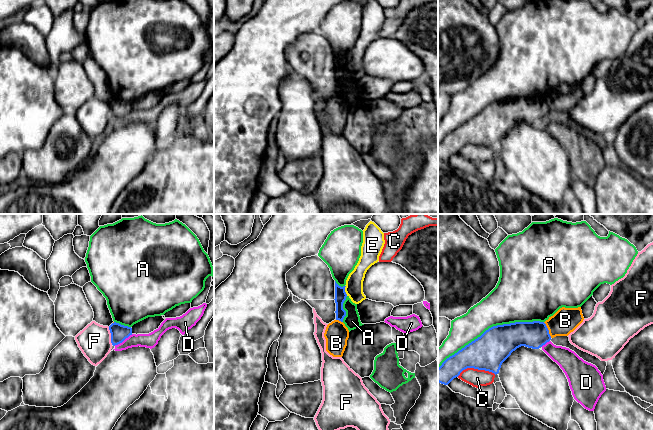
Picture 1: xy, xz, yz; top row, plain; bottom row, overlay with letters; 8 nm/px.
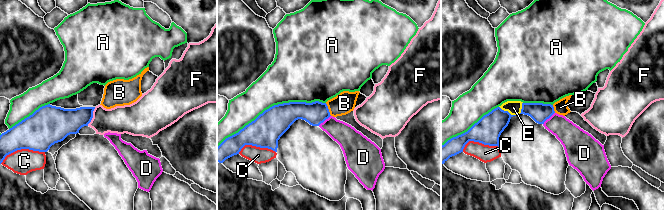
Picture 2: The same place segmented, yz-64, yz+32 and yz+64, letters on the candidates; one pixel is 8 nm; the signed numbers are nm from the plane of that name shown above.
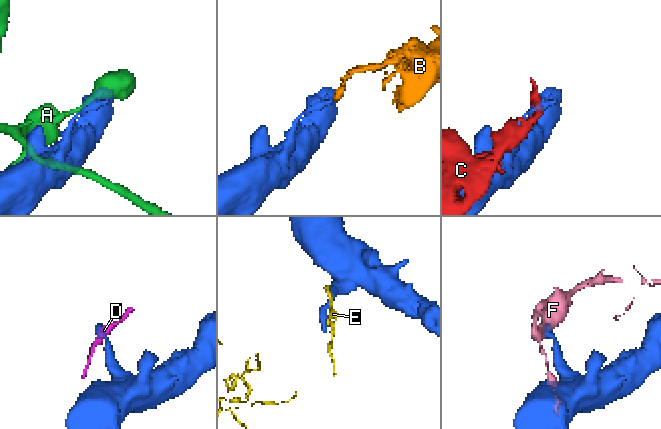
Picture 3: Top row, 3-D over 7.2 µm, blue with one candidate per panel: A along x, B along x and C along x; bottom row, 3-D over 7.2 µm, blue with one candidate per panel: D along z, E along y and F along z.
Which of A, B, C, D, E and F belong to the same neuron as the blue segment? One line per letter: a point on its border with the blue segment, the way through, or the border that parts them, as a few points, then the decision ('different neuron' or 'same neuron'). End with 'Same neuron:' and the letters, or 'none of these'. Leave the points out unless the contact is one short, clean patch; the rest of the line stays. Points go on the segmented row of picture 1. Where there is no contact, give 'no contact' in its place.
A: meets blue in yz at (491, 327); different neuron
B: meets blue in yz at (548, 330); border along yz (543, 322), (551, 337); different neuron
C: meets blue in yz at (476, 368); different neuron
D: meets blue in xy at (123, 340); border along xy (132, 334), (114, 345); different neuron
E: meets blue in xz at (344, 290); different neuron
F: meets blue in xy at (111, 336); different neuron
Same neuron: none of these

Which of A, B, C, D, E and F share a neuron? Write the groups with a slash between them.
A / B C D / E / F

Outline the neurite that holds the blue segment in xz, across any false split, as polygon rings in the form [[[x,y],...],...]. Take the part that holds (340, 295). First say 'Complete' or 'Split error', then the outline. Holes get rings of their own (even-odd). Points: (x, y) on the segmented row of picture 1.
Complete. [[[335,281],[335,303],[336,303],[336,320],[343,322],[346,316],[346,311],[343,309],[343,303],[346,300],[347,294],[345,292],[346,286],[339,286]]]

